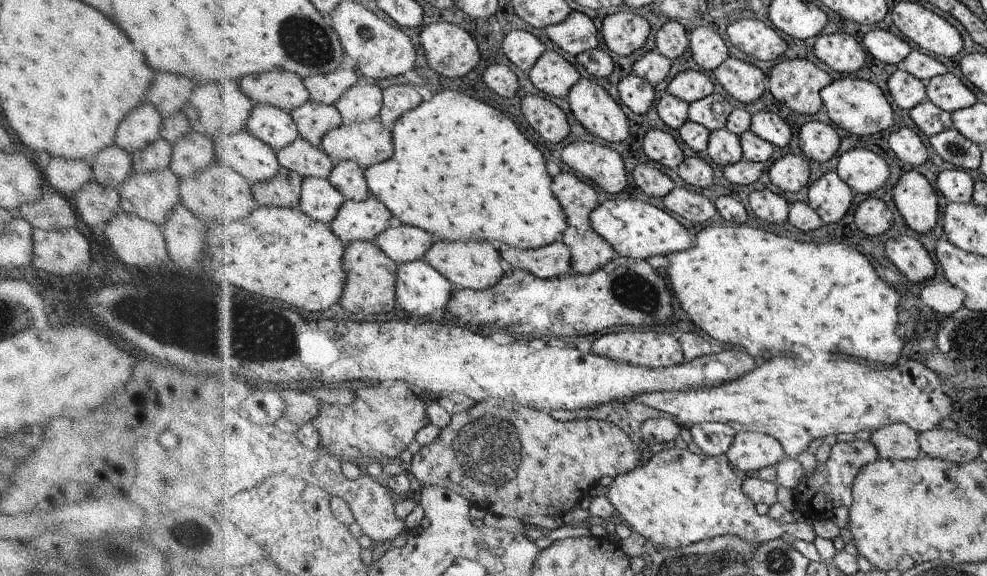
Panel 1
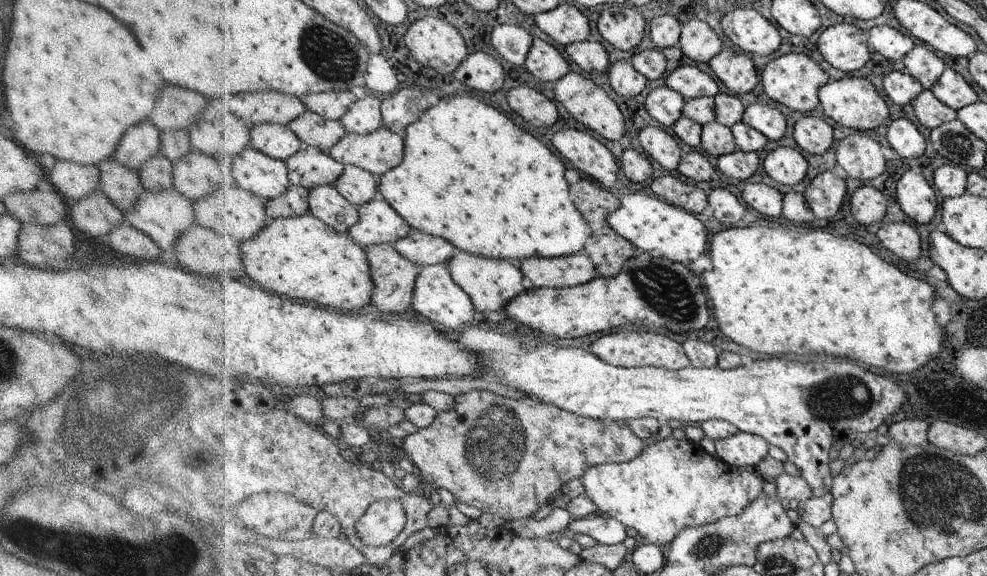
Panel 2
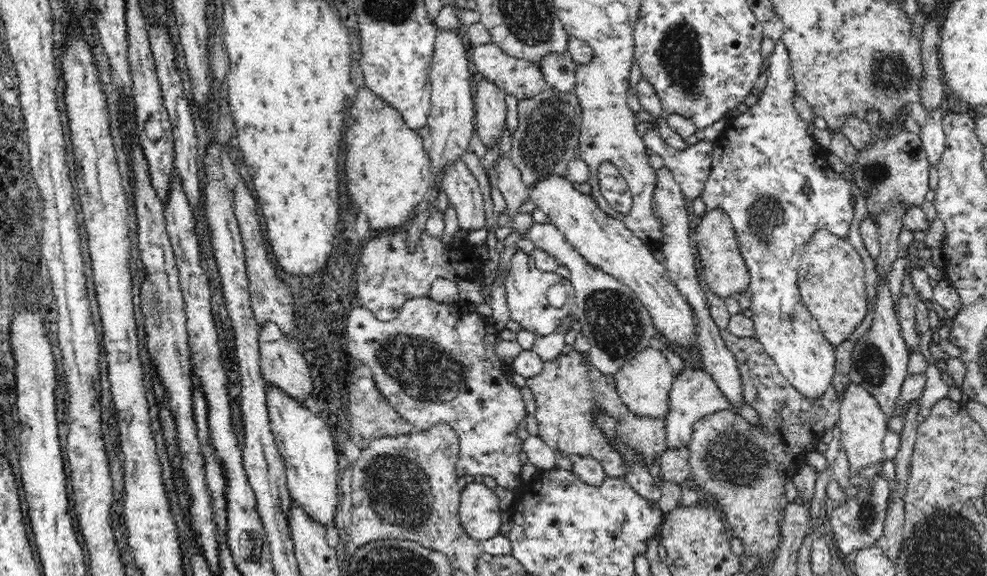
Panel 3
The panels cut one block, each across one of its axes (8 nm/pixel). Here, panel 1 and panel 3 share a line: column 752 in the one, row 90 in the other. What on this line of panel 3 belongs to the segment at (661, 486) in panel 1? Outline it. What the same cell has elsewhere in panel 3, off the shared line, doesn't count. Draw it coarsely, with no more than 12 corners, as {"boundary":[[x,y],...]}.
{"boundary":[[492,42],[469,46],[470,62],[518,101],[547,88],[538,62]]}

